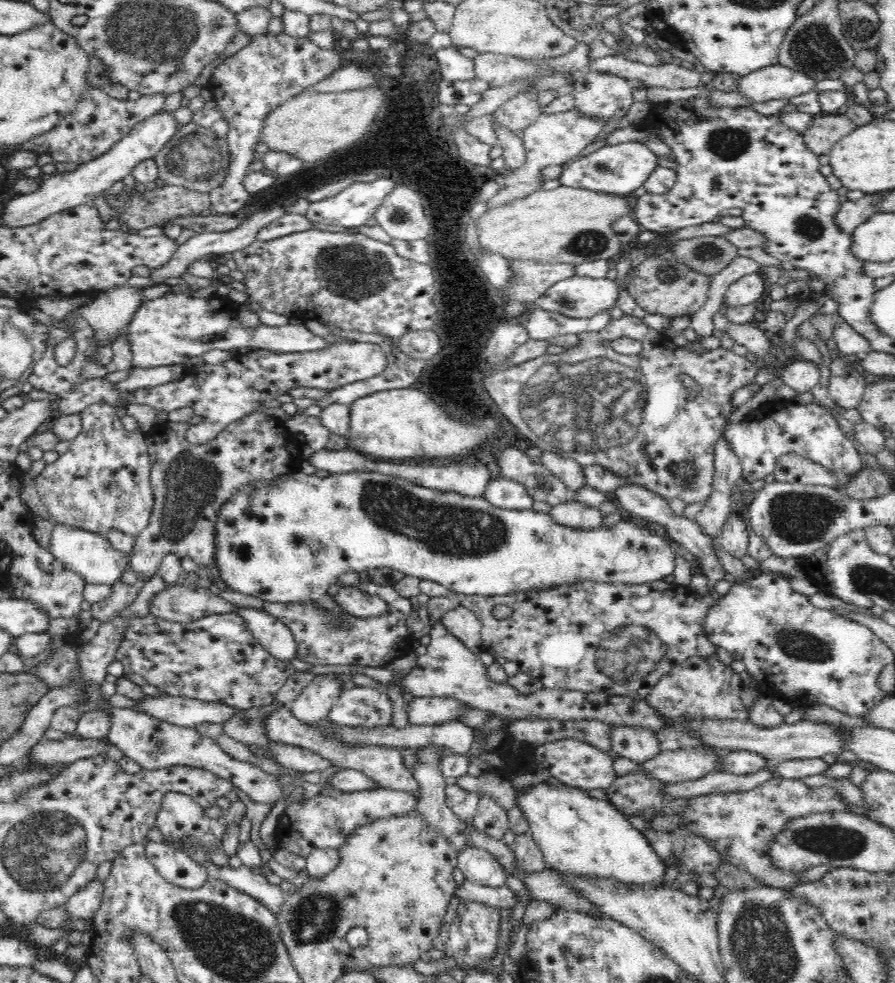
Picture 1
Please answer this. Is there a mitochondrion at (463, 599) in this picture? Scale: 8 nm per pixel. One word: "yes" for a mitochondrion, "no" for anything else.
no

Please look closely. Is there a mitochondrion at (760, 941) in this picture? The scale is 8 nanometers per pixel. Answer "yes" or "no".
yes

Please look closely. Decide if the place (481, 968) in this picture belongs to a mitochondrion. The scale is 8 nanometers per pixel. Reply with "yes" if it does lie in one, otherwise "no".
no

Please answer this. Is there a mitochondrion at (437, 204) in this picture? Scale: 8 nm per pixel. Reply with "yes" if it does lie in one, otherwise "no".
yes

